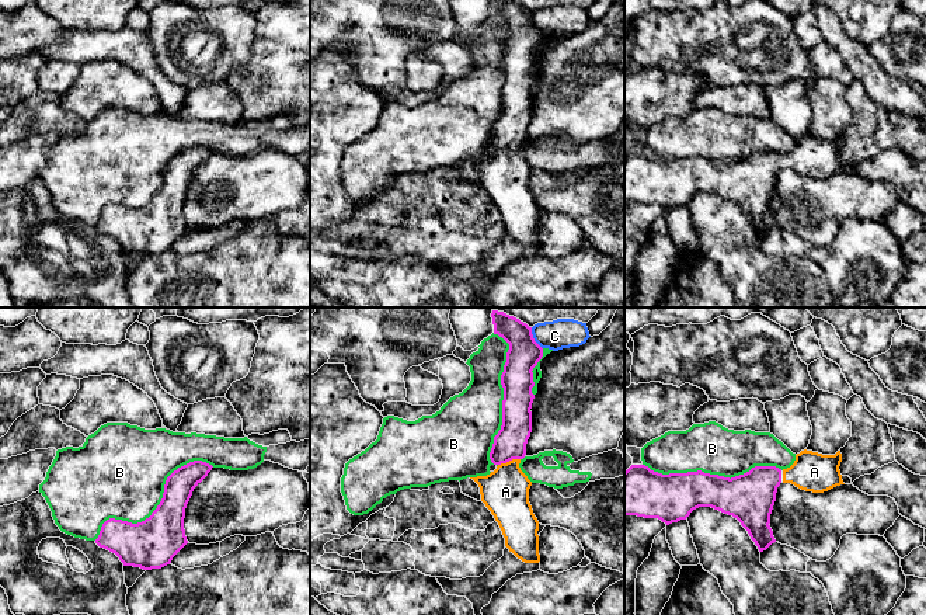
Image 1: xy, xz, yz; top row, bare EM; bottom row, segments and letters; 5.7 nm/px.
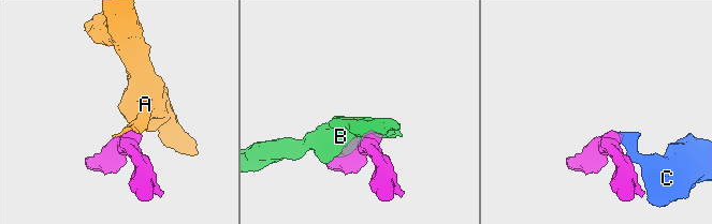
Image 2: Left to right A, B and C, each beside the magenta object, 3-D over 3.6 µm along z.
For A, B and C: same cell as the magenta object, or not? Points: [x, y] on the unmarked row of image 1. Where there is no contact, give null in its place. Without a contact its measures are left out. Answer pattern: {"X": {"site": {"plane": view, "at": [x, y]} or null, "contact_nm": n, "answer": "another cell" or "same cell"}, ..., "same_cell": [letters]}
{"A": {"site": {"plane": "xz", "at": [508, 146]}, "contact_nm": 130, "answer": "same cell"}, "B": {"site": {"plane": "xy", "at": [159, 190]}, "contact_nm": 800, "answer": "another cell"}, "C": {"site": {"plane": "xz", "at": [533, 24]}, "contact_nm": 140, "answer": "another cell"}, "same_cell": ["A"]}

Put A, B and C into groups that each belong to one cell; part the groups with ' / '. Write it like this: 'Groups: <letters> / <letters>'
Groups: A / B / C

